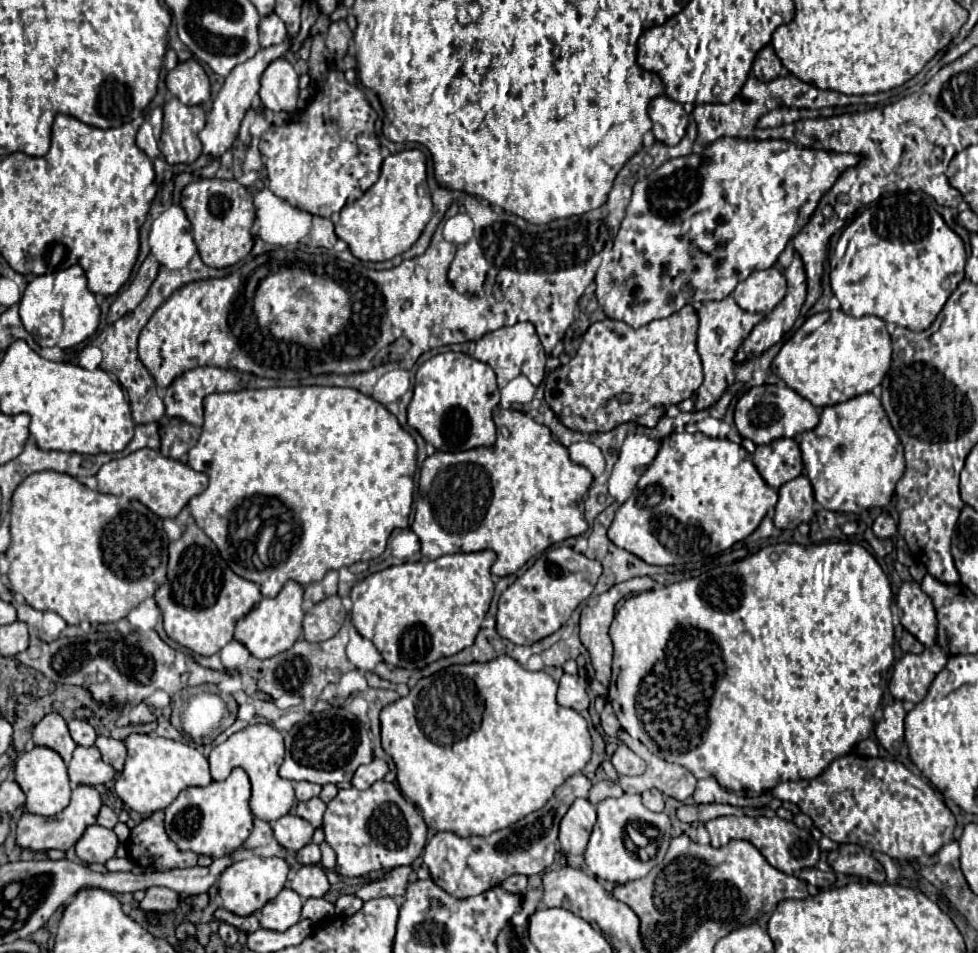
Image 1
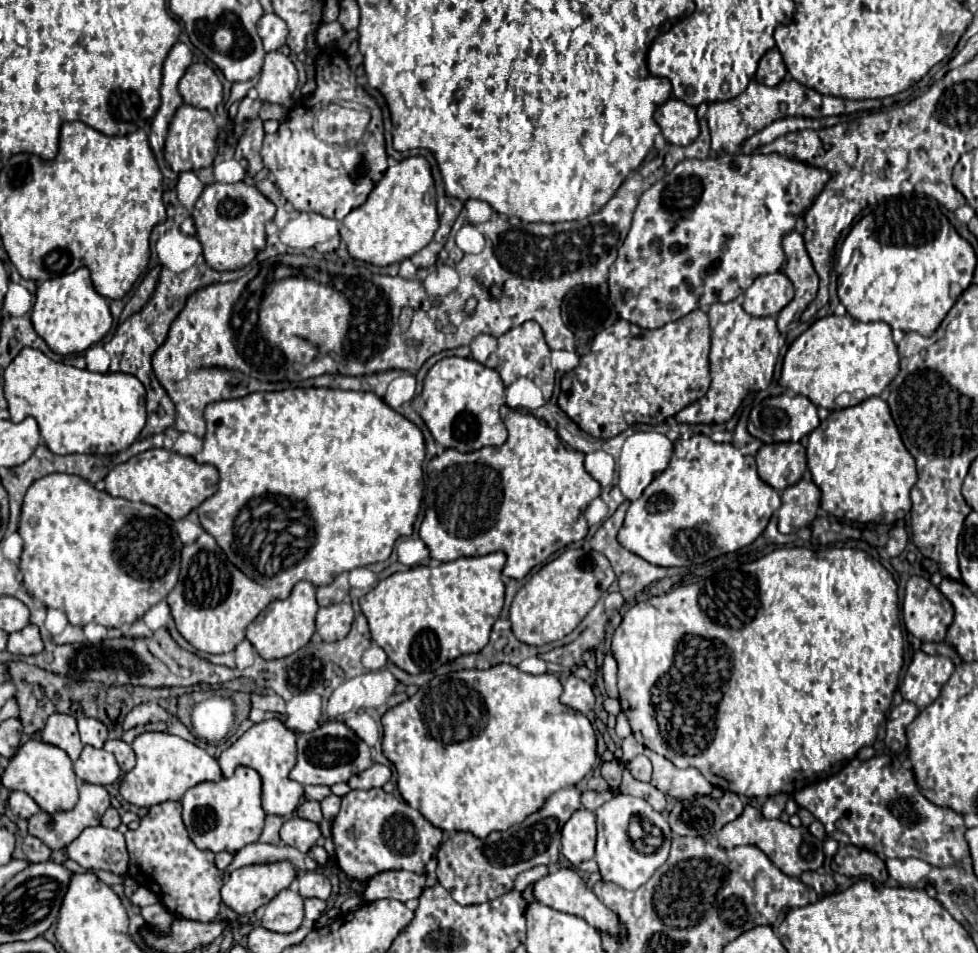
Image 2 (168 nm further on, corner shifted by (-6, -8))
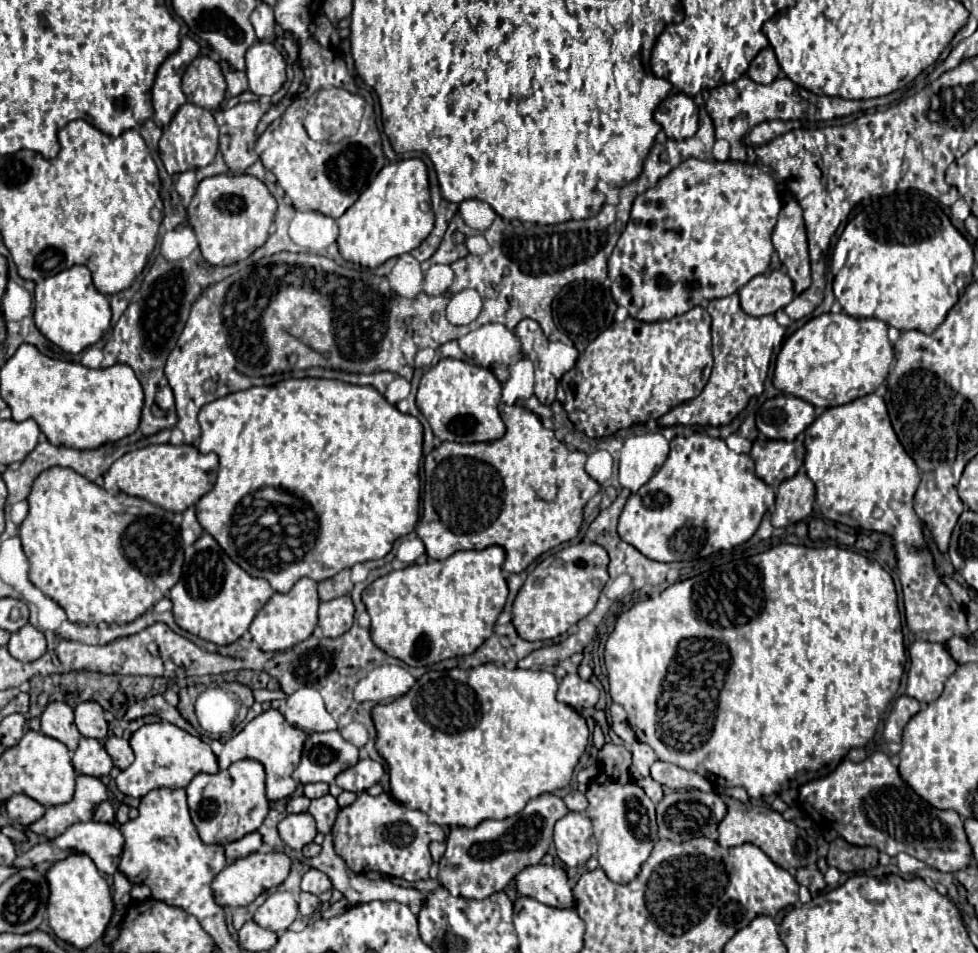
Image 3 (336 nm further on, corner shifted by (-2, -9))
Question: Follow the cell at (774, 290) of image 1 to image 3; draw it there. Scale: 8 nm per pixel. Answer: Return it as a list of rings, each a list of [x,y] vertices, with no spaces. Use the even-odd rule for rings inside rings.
[[[767,270],[751,278],[741,290],[741,308],[749,316],[767,316],[775,314],[779,308],[785,308],[793,298],[793,282],[783,270]]]

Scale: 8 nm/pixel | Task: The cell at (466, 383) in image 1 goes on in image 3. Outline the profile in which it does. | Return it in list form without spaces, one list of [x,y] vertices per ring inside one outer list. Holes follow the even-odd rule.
[[[443,358],[433,368],[429,368],[423,374],[417,392],[417,406],[429,420],[433,434],[439,440],[451,440],[461,444],[491,442],[499,440],[505,434],[505,424],[497,410],[499,400],[501,382],[489,368],[453,358]]]

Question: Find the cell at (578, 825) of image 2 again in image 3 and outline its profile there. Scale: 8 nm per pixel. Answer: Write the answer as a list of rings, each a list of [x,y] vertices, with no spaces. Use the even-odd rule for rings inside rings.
[[[569,812],[555,824],[553,842],[557,856],[567,866],[583,866],[595,852],[597,840],[593,836],[591,820],[583,812]]]

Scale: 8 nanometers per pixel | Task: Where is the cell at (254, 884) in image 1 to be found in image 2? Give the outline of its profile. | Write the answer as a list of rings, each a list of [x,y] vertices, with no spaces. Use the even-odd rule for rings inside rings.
[[[289,861],[267,863],[267,865],[249,865],[233,871],[221,887],[221,899],[227,907],[231,907],[239,915],[251,915],[255,909],[267,905],[279,891],[287,889],[297,877],[295,867]]]

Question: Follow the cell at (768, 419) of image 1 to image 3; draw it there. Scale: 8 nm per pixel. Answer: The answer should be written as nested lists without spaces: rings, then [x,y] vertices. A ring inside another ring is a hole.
[[[781,394],[761,406],[757,414],[757,428],[767,438],[795,440],[813,420],[815,410],[809,402]]]

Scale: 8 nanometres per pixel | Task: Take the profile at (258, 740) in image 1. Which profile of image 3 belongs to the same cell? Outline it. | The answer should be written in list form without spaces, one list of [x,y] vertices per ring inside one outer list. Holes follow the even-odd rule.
[[[271,708],[271,710],[265,710],[259,716],[255,716],[239,734],[235,734],[231,740],[225,742],[223,752],[217,756],[219,758],[219,768],[227,768],[237,760],[253,758],[253,760],[257,760],[265,766],[267,798],[271,802],[281,800],[281,798],[289,798],[297,788],[297,782],[291,778],[291,774],[301,760],[301,750],[303,750],[305,740],[307,740],[307,734],[303,730],[291,726],[279,710]]]

